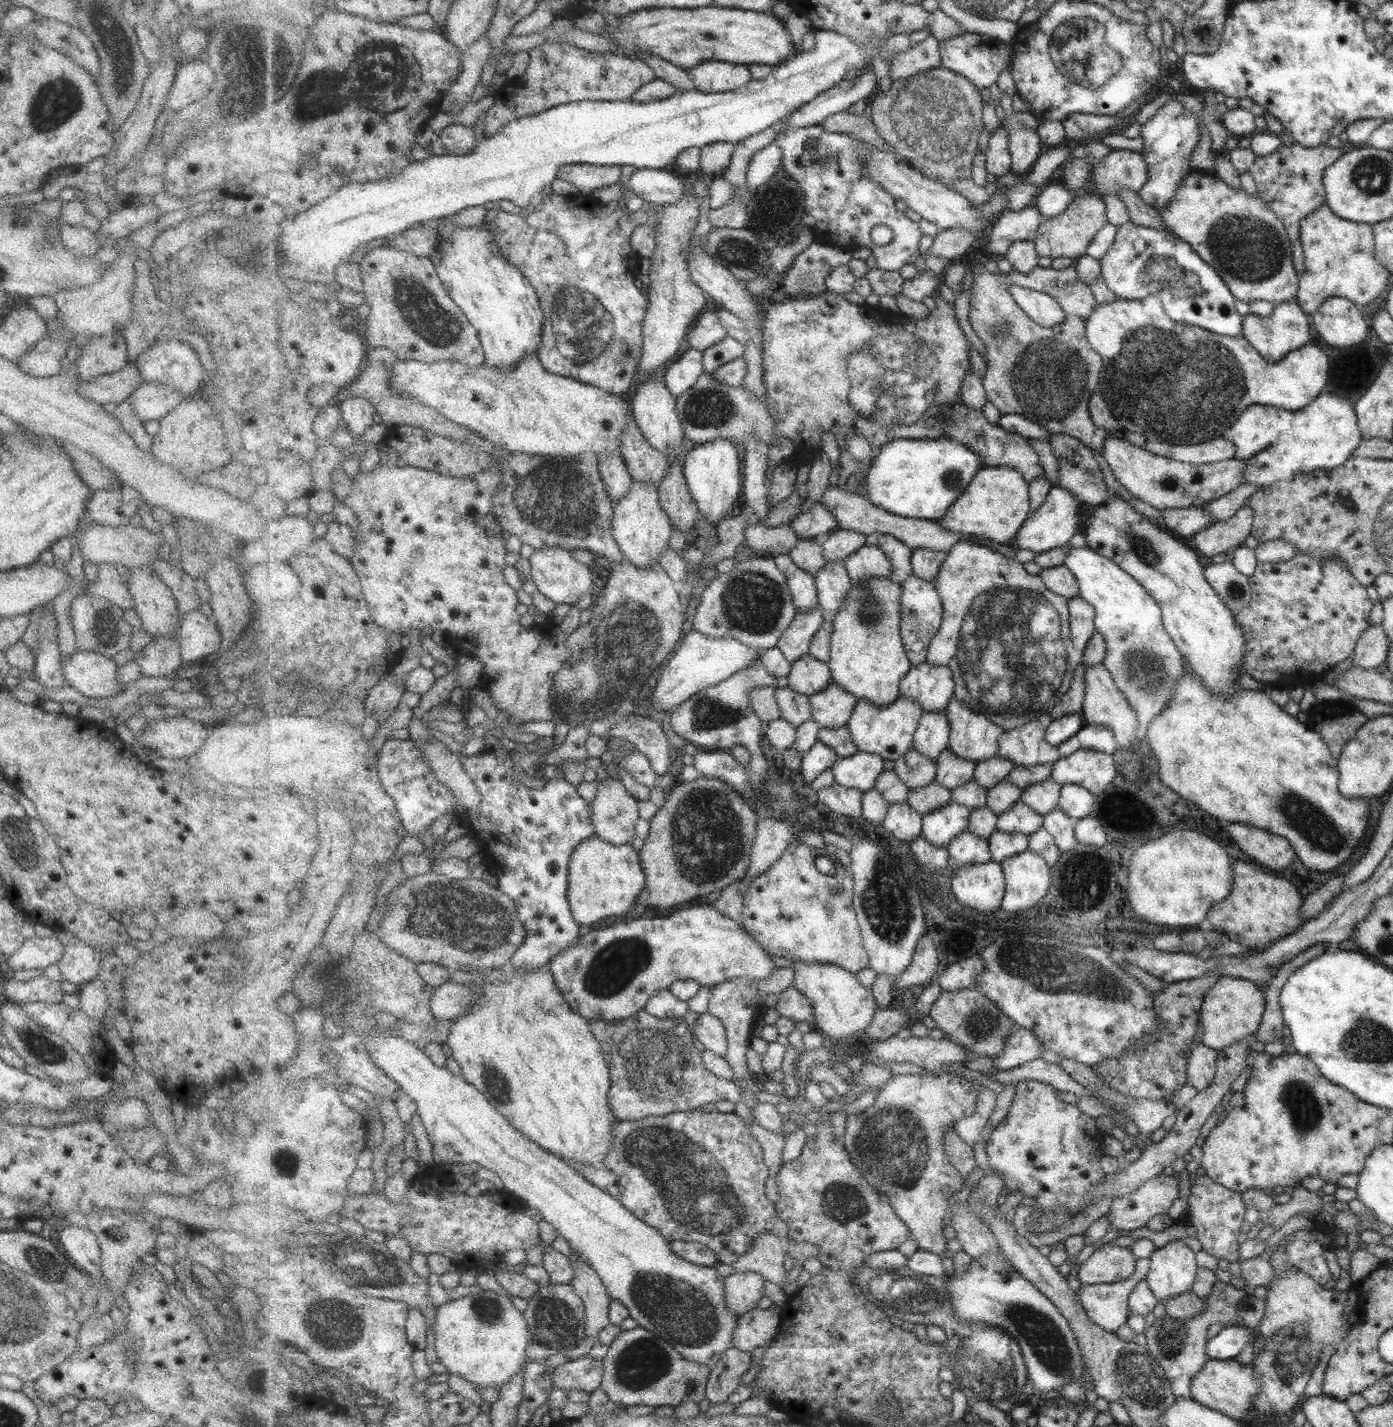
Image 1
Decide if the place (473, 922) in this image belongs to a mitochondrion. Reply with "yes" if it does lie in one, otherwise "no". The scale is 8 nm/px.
yes

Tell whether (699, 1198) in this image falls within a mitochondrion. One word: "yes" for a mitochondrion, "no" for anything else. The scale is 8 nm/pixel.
yes

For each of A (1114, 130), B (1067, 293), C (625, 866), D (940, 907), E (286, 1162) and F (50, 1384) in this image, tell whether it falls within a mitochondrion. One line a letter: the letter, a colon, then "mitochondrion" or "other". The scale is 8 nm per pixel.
A: other
B: other
C: other
D: other
E: mitochondrion
F: other

